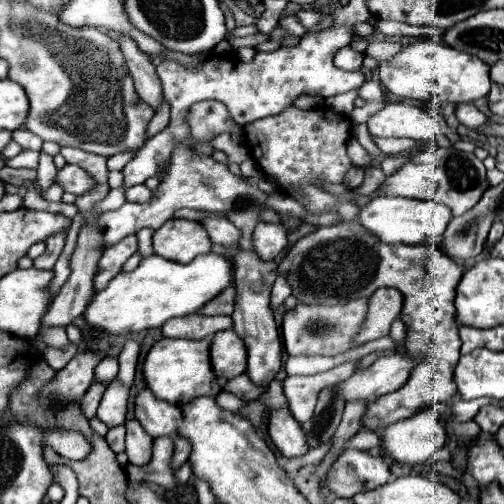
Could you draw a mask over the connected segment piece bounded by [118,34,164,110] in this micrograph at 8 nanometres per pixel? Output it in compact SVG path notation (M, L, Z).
M120 34L118 44L120 44L120 50L122 50L124 58L126 58L130 76L134 78L134 88L136 88L138 96L148 106L158 110L158 106L164 100L162 98L162 84L160 84L160 80L156 76L156 68L148 60L148 54L144 54L130 36Z

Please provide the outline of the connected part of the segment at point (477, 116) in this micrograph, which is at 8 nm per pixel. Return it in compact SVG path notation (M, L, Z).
M458 104L454 108L454 112L456 112L458 122L464 124L464 126L468 126L468 128L478 128L478 126L482 126L482 124L488 122L488 116L484 112L480 112L476 108L476 104Z

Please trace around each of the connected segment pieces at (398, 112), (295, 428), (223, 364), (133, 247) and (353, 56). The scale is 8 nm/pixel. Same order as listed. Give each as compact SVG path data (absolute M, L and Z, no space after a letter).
M388 104L384 110L368 120L372 136L382 138L412 138L416 142L430 142L438 134L438 120L410 104Z
M288 404L282 408L272 408L268 414L268 436L282 452L282 456L302 456L308 452L304 432L294 420Z
M234 330L216 332L212 338L212 368L220 380L230 380L246 372L246 346Z
M126 236L118 244L112 244L112 248L106 248L104 256L98 262L98 272L94 278L94 288L104 290L108 286L108 280L120 272L124 262L138 250L136 236Z
M346 46L346 48L340 48L338 52L336 52L336 56L334 56L334 64L338 66L338 68L342 68L342 70L360 70L362 66L362 58L364 58L364 54L360 56L356 50L352 50L350 46Z

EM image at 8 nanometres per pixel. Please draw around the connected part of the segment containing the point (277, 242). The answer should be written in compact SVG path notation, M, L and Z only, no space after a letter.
M260 222L252 232L252 242L262 260L274 260L288 246L288 230L282 224Z

